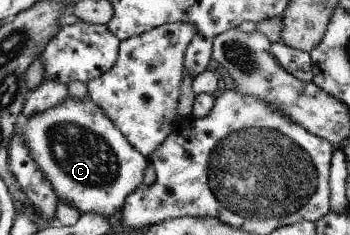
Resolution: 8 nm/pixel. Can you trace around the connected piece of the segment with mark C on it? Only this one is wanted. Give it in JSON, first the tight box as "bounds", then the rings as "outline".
{"bounds":[20,95,149,218],"outline":[[[68,95],[57,105],[29,116],[20,129],[20,136],[37,167],[40,167],[44,176],[49,179],[58,195],[58,201],[76,207],[81,216],[97,214],[111,218],[111,215],[117,215],[117,211],[126,203],[125,199],[129,199],[137,187],[141,186],[145,169],[149,165],[143,153],[133,145],[115,122],[111,121],[102,106],[91,101],[88,95],[78,100]]]}

